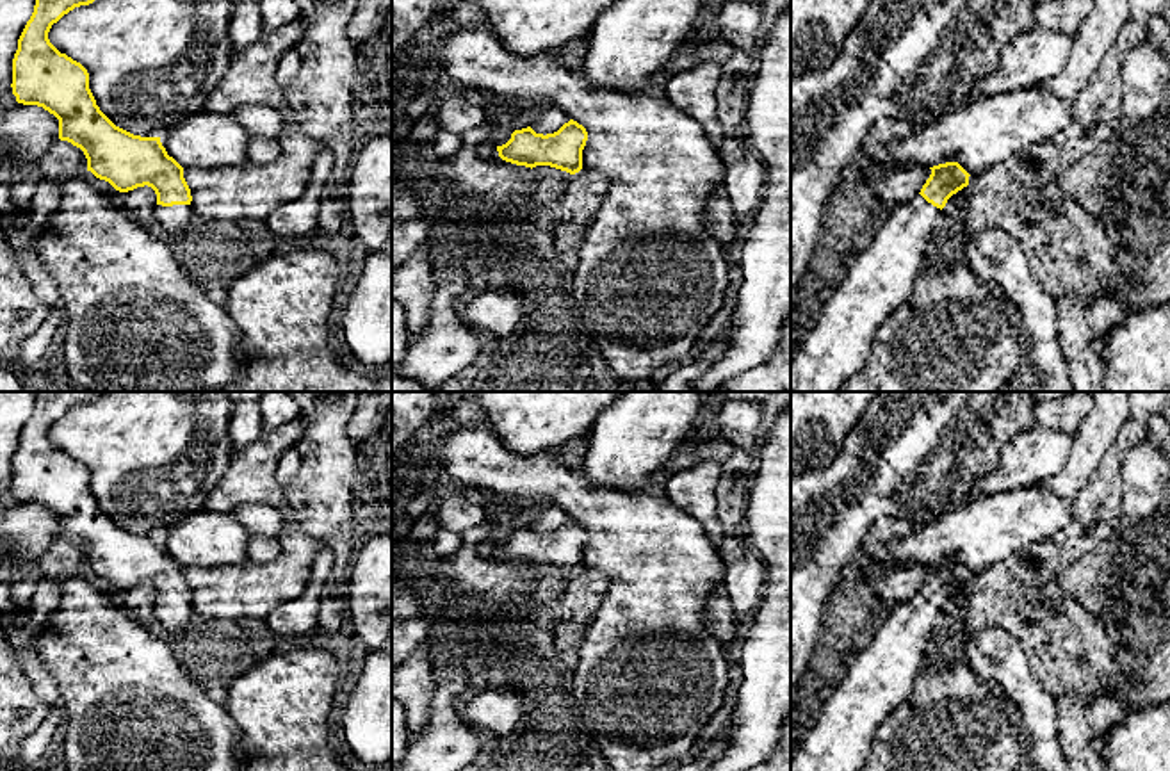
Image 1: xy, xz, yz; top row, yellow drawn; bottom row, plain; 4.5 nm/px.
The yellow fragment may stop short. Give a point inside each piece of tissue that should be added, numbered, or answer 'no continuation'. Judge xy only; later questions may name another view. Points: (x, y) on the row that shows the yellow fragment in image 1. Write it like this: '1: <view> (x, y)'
1: xy (168, 221)

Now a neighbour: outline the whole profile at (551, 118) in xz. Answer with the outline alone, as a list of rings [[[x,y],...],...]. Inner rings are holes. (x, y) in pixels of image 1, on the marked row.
[[[545,103],[538,107],[538,114],[531,123],[531,128],[536,134],[547,135],[547,134],[557,132],[568,121],[570,121],[570,116],[563,109],[559,109],[554,103]]]

